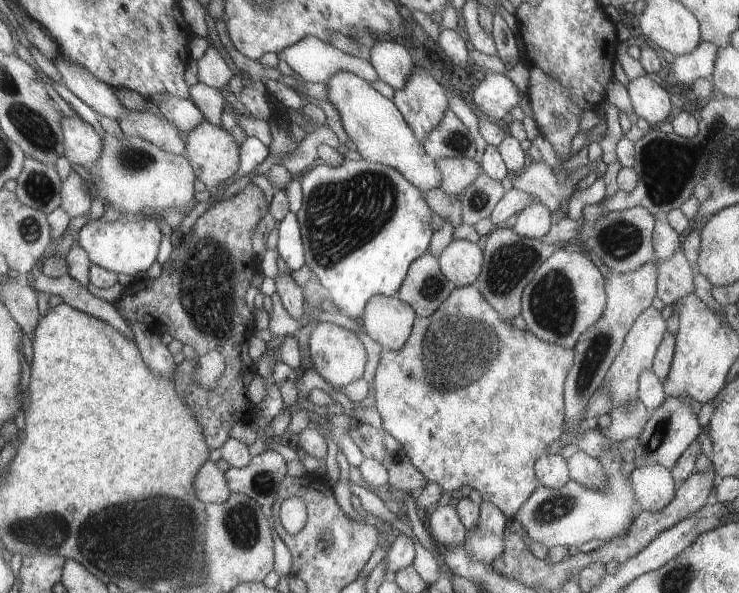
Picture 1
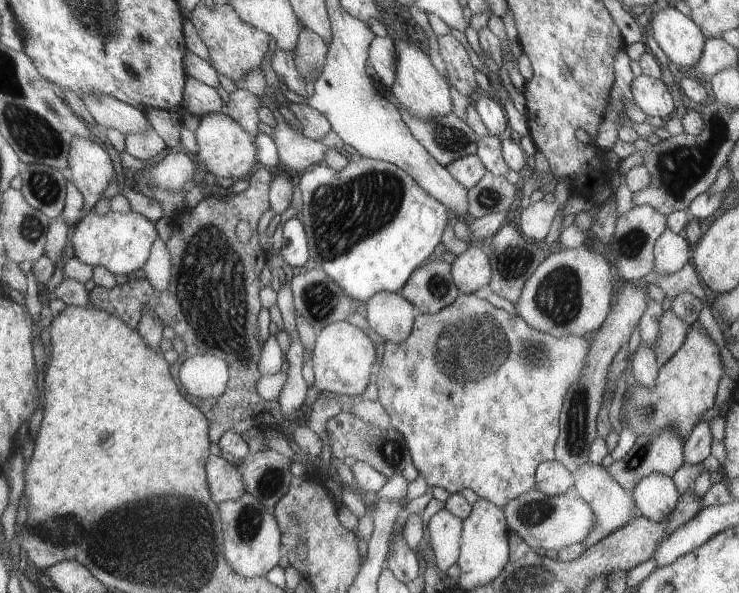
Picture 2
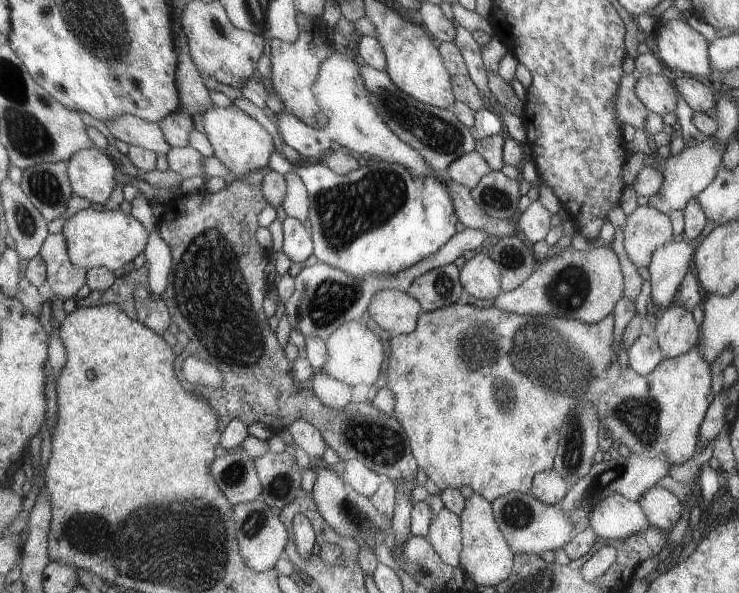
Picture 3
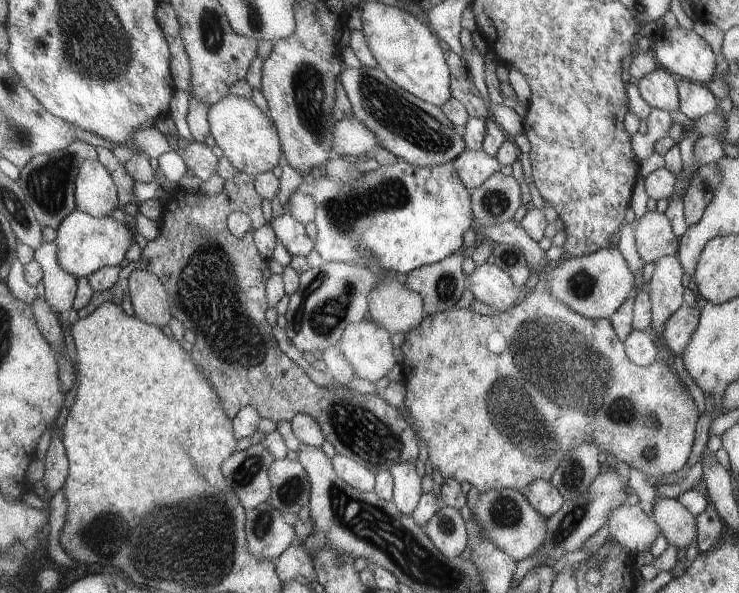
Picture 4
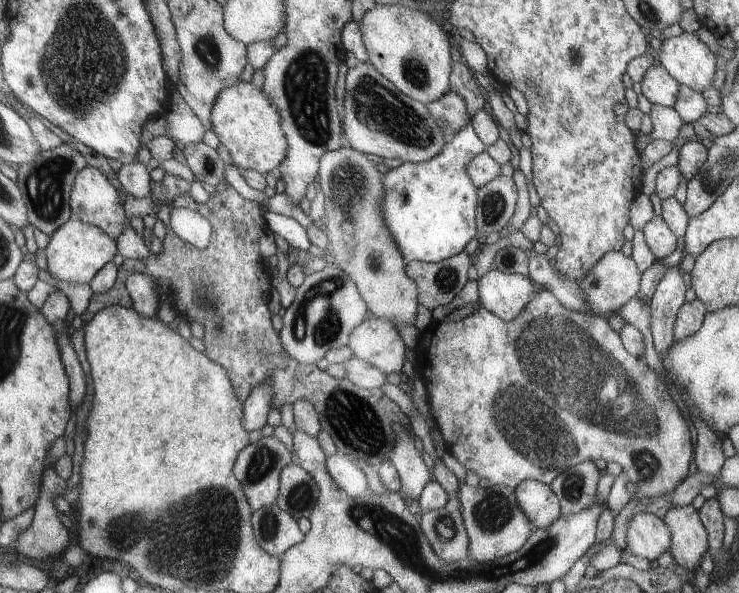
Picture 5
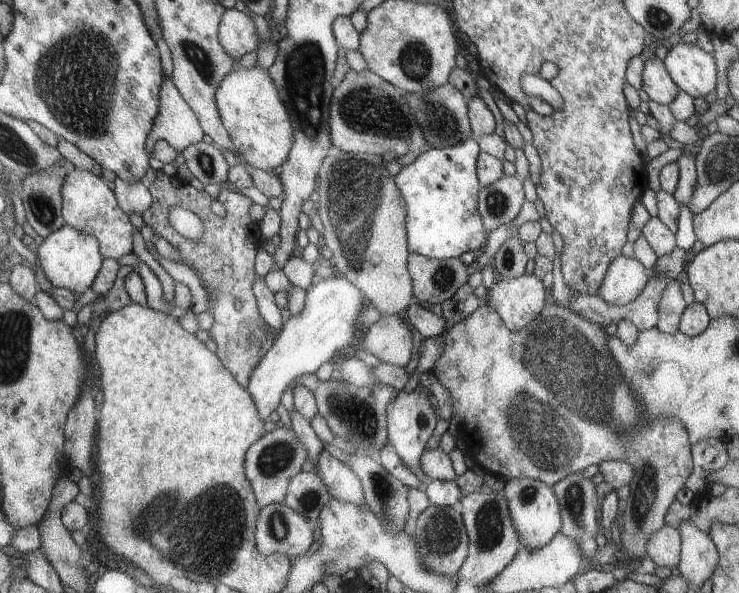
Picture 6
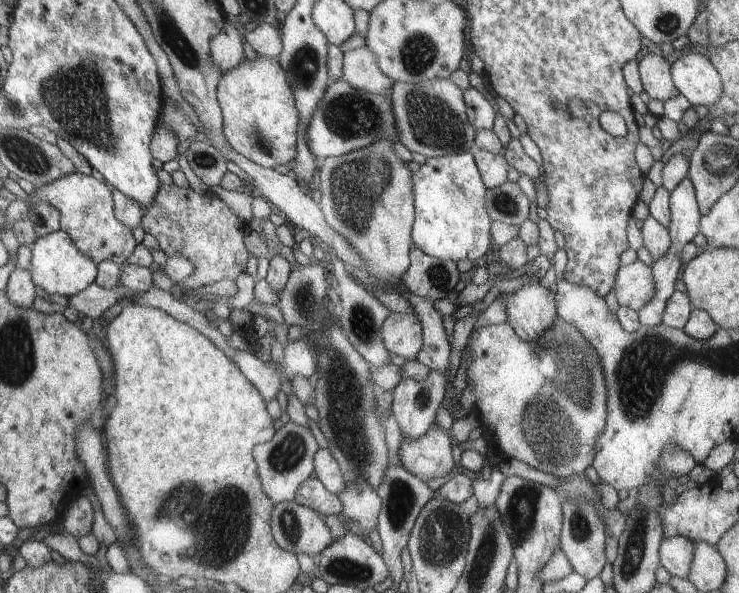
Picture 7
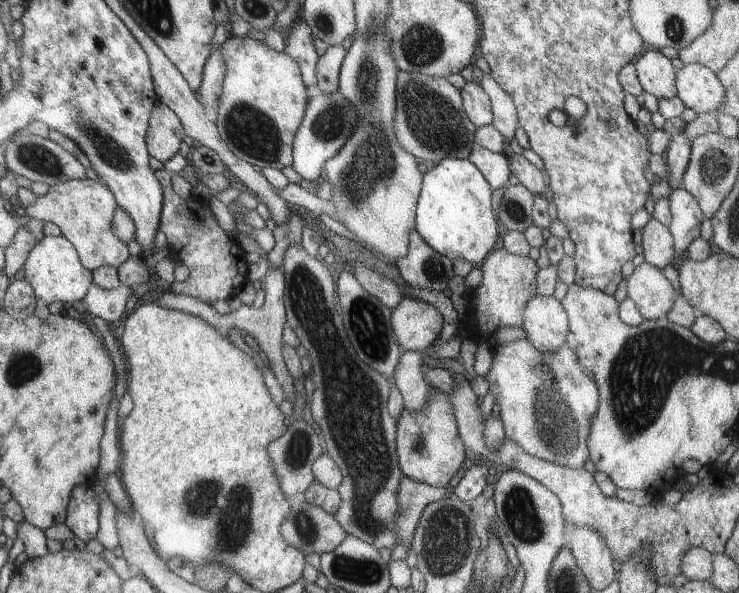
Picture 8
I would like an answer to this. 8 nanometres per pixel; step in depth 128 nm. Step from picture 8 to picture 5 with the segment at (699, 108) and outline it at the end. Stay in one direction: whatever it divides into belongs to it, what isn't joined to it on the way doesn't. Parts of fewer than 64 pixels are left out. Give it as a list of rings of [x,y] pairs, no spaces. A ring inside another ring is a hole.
[[[683,32],[680,36],[661,41],[662,47],[657,53],[662,66],[670,71],[674,80],[696,92],[712,86],[716,58],[696,34]]]

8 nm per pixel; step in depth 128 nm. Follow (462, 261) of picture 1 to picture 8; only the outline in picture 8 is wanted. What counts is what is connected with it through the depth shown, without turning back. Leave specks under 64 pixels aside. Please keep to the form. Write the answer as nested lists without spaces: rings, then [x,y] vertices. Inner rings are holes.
[[[552,295],[532,296],[522,314],[522,329],[526,338],[541,353],[553,353],[572,343],[569,314]]]

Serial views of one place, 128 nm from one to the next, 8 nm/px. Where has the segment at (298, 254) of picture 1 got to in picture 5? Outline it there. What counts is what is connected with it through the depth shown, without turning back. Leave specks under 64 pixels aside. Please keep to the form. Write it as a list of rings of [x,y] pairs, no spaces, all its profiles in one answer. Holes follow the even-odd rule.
[[[266,211],[264,218],[269,226],[269,232],[282,236],[288,242],[292,253],[310,248],[311,243],[306,235],[306,229],[295,219],[269,211]]]

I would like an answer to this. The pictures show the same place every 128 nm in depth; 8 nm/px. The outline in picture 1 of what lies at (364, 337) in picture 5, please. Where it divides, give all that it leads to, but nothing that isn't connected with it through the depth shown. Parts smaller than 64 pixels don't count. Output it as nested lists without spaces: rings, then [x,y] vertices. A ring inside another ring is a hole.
[[[321,322],[312,334],[310,334],[310,358],[320,376],[326,382],[332,384],[334,389],[341,391],[352,382],[362,378],[364,366],[366,366],[366,352],[363,342],[360,342],[357,334],[340,326],[334,326],[331,322]]]

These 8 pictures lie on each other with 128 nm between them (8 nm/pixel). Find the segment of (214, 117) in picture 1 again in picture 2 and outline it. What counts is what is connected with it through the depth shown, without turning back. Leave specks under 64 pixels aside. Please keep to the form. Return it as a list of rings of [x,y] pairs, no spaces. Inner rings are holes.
[[[190,78],[185,85],[185,99],[182,109],[178,111],[164,111],[155,107],[146,107],[142,110],[148,123],[158,132],[168,147],[179,144],[181,114],[184,111],[202,118],[208,114],[223,112],[225,104],[217,90],[208,87],[198,80]]]

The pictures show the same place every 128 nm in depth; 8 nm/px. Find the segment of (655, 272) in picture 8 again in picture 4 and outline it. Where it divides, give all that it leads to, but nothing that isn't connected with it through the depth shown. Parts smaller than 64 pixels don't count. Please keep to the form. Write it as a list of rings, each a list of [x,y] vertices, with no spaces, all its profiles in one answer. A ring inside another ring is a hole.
[[[608,247],[582,258],[563,257],[554,263],[552,274],[546,279],[546,286],[558,302],[564,302],[568,308],[586,318],[600,320],[609,319],[626,302],[628,294],[636,288],[635,280],[634,273],[618,247]]]

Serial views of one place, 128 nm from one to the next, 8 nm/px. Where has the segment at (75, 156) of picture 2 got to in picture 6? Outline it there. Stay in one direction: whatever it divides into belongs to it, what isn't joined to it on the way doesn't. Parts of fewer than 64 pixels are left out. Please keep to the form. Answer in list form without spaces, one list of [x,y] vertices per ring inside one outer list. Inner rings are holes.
[[[73,169],[64,184],[64,216],[72,228],[92,234],[101,244],[102,258],[118,260],[126,254],[133,253],[132,236],[134,227],[128,214],[118,204],[117,195],[112,188],[96,174],[85,170]]]

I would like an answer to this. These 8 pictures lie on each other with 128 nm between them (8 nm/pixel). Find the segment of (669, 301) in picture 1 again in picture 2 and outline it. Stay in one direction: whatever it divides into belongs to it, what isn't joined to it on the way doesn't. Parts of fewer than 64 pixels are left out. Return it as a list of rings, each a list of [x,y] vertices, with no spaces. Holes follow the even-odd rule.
[[[687,261],[680,270],[671,274],[659,274],[653,269],[643,280],[647,285],[652,284],[662,290],[667,298],[676,299],[681,293],[689,293],[696,299],[707,301],[706,292],[702,288],[701,278],[693,264]]]

